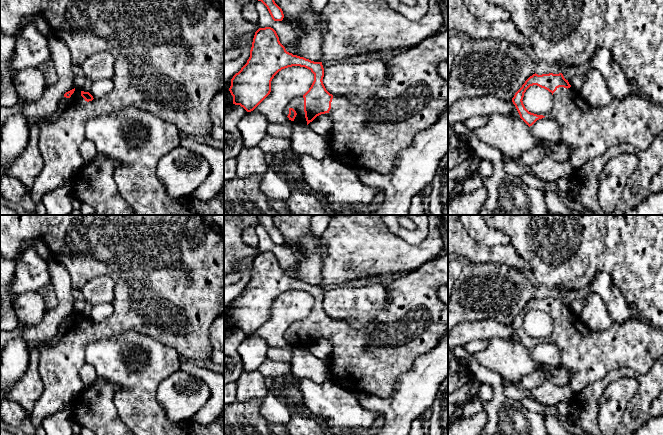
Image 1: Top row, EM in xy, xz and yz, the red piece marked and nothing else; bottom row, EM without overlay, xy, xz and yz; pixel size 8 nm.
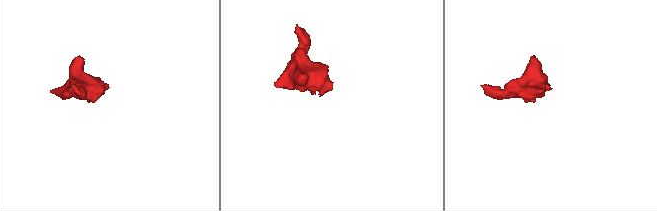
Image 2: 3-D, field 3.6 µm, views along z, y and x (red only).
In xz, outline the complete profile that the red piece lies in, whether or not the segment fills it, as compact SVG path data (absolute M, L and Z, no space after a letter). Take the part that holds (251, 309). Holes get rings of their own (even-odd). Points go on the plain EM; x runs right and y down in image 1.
M265 251L259 252L255 256L250 281L241 294L231 303L229 315L233 320L233 328L240 329L247 336L251 336L270 318L271 305L279 295L292 290L309 293L314 298L311 311L303 320L292 322L285 331L284 338L295 347L308 349L317 340L328 337L333 344L327 366L329 379L353 393L364 393L377 398L386 398L393 391L396 379L410 371L414 365L414 360L436 347L441 337L448 331L448 305L444 304L438 296L439 288L445 284L448 284L448 252L423 264L415 271L395 276L385 287L387 302L383 308L364 328L354 330L346 321L333 320L326 314L322 305L324 301L322 286L314 286L287 276L280 267L276 255L271 251Z

